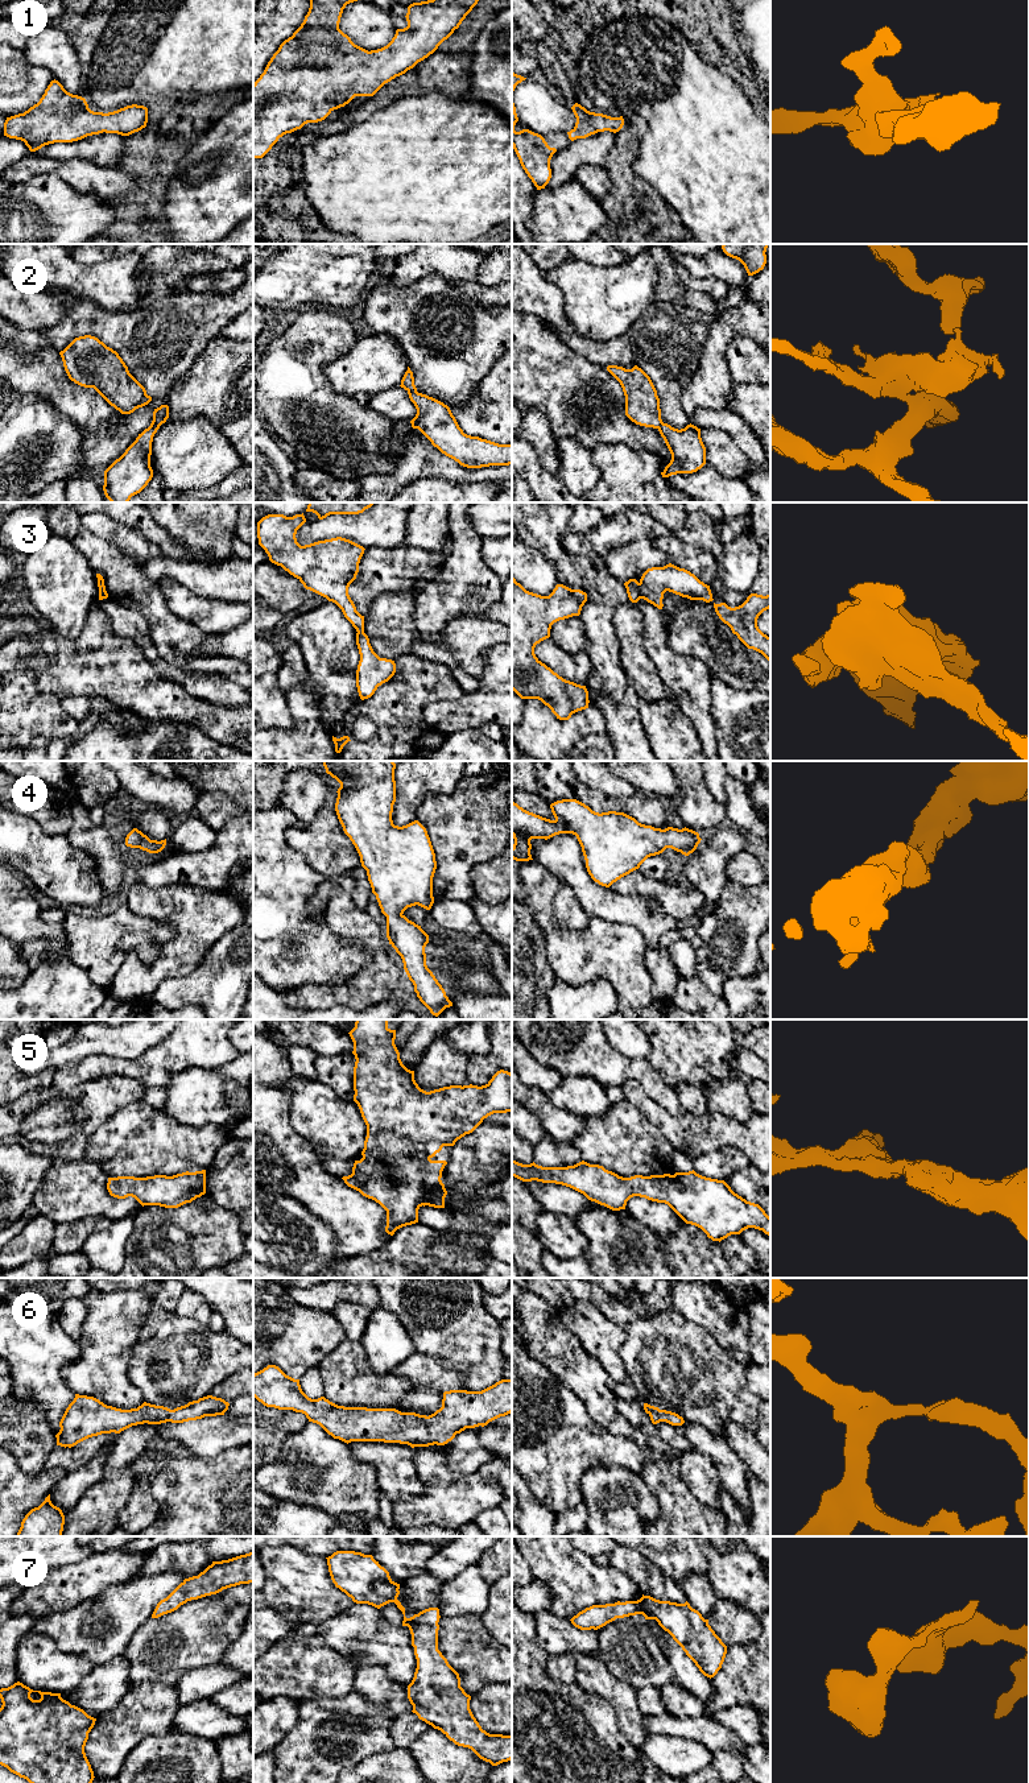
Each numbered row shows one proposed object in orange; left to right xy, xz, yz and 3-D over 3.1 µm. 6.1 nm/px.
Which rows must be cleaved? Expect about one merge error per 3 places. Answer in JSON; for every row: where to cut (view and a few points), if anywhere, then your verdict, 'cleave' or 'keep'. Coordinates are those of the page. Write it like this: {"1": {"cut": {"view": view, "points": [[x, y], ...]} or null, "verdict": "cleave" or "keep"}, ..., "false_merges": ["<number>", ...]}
{"1": {"cut": null, "verdict": "keep"}, "2": {"cut": {"view": "xy", "points": [[151, 425], [158, 426]]}, "verdict": "cleave"}, "3": {"cut": {"view": "yz", "points": [[639, 583], [641, 598]]}, "verdict": "cleave"}, "4": {"cut": null, "verdict": "keep"}, "5": {"cut": null, "verdict": "keep"}, "6": {"cut": null, "verdict": "keep"}, "7": {"cut": null, "verdict": "keep"}, "false_merges": ["2", "3"]}

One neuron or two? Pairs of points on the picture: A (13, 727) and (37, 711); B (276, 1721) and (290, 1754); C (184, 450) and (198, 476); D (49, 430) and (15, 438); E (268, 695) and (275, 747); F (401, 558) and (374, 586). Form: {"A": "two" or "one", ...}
{"A": "one", "B": "two", "C": "one", "D": "one", "E": "two", "F": "one"}

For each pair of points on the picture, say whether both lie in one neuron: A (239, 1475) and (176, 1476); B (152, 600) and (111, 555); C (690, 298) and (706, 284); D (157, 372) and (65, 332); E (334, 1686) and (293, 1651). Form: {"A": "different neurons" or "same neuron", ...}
{"A": "same neuron", "B": "same neuron", "C": "different neurons", "D": "same neuron", "E": "same neuron"}

